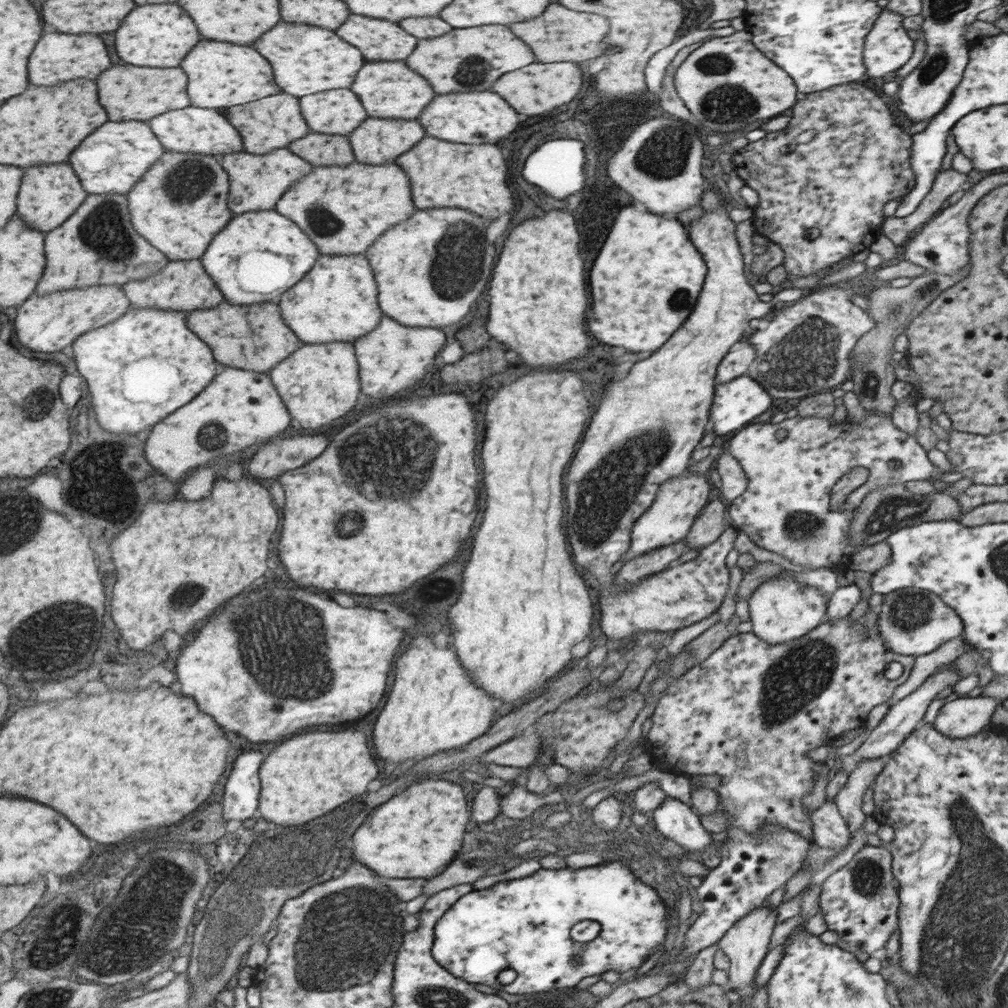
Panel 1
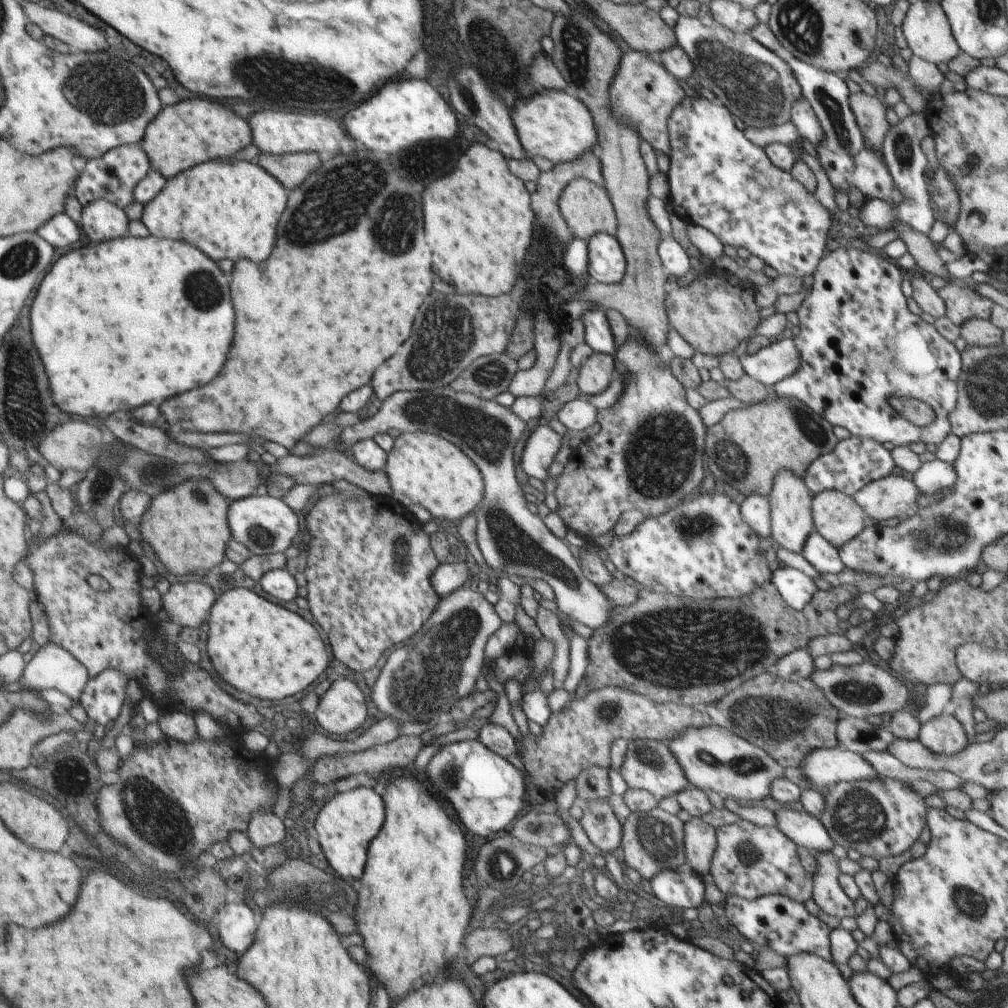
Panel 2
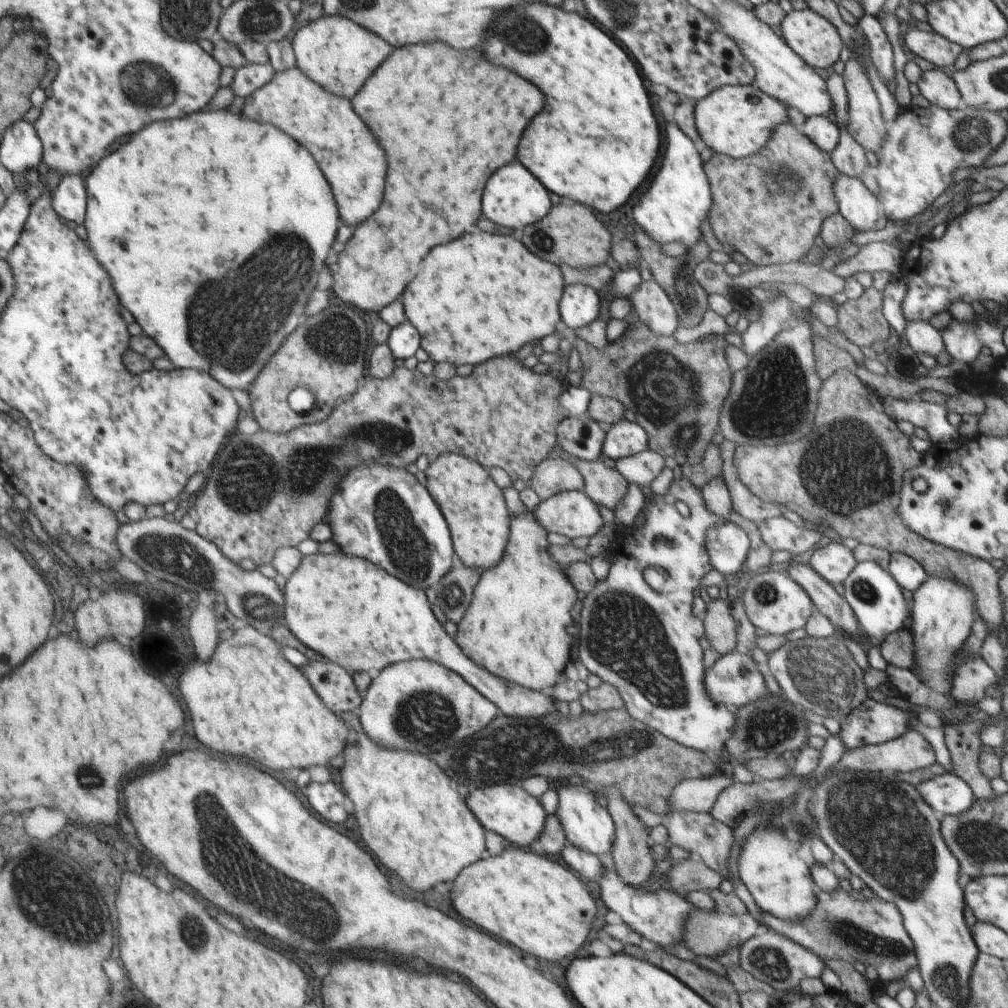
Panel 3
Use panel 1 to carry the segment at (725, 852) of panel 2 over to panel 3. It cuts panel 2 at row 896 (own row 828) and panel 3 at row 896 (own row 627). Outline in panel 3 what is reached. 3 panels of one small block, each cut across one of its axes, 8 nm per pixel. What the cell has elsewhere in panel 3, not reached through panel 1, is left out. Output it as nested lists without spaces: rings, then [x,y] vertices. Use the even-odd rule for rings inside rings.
[[[819,886],[816,890],[816,900],[816,908],[803,921],[789,922],[761,910],[762,924],[826,960],[832,958],[853,965],[862,962],[865,966],[872,966],[878,972],[877,981],[870,983],[872,989],[883,991],[888,982],[905,979],[908,972],[917,966],[914,944],[906,932],[903,916],[895,904],[878,896],[867,899],[861,891],[854,889],[847,892],[840,887],[830,892]]]

